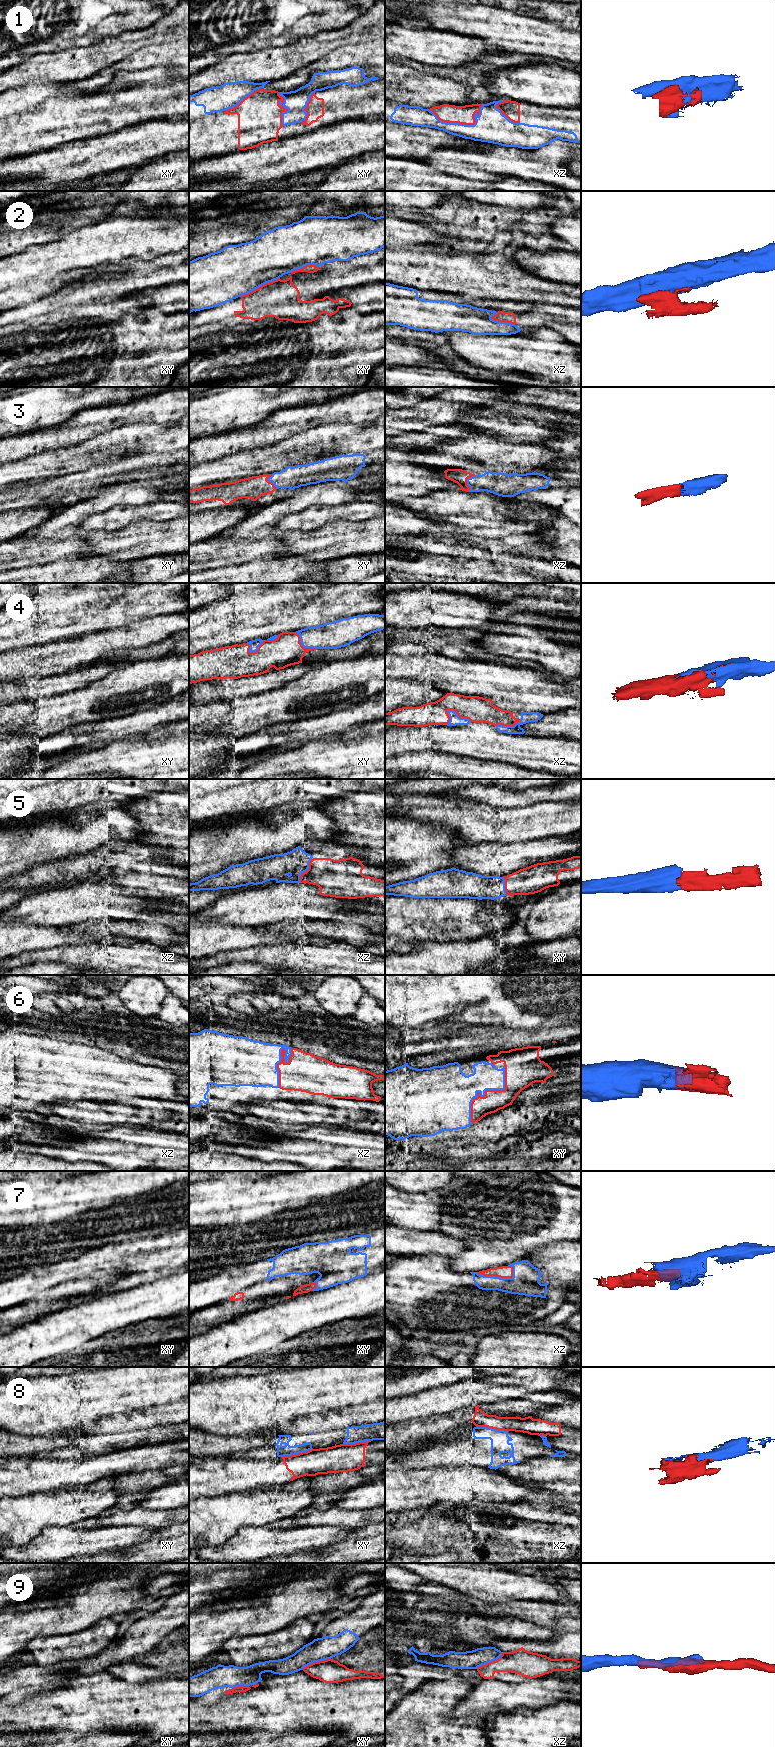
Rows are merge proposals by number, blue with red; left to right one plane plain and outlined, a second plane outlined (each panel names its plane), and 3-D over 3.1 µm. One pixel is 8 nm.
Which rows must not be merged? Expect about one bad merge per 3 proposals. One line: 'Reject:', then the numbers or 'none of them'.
Reject: 2, 8, 9

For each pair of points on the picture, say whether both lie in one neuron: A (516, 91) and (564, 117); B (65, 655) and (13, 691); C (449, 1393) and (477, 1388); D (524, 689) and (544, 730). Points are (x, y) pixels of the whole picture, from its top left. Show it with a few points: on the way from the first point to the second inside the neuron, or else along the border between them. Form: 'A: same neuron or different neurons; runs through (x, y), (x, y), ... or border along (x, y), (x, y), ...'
A: different neurons; border along (523, 102), (566, 108)
B: same neuron; runs through (52, 663), (48, 663), (26, 686)
C: same neuron; runs through (456, 1393), (463, 1393), (470, 1388)
D: different neurons; border along (559, 711), (543, 714)

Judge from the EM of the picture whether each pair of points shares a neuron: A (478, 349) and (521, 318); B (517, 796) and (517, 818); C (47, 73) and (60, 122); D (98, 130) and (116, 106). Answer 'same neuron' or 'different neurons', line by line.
A: different neurons
B: different neurons
C: different neurons
D: same neuron

